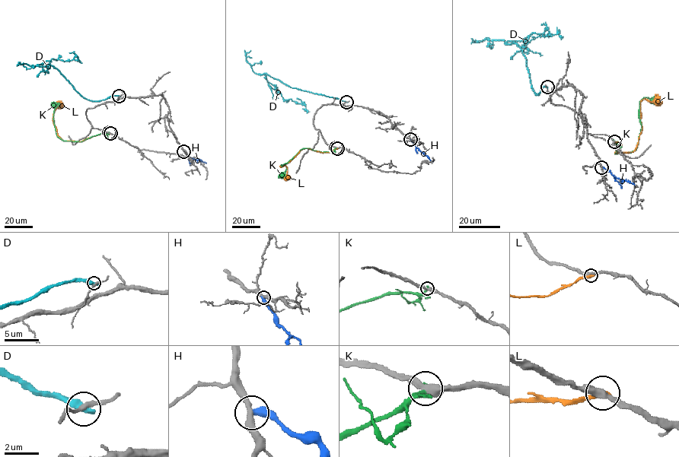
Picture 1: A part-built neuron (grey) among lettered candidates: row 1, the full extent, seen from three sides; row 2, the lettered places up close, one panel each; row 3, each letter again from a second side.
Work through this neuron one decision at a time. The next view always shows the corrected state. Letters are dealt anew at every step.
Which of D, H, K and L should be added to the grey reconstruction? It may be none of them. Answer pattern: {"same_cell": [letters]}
{"same_cell": []}

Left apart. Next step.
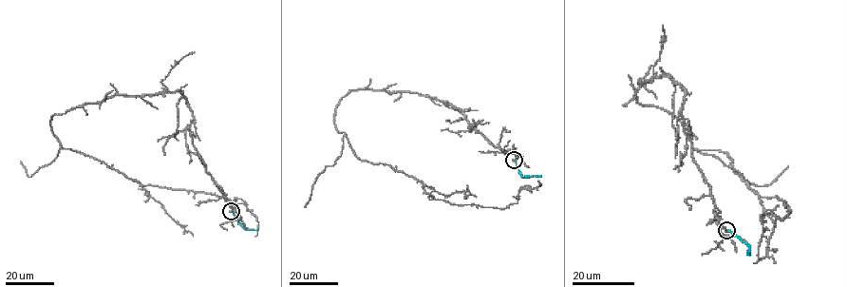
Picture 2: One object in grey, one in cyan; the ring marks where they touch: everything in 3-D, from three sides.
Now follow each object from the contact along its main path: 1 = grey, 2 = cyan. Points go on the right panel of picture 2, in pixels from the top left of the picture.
1: (726, 230), (685, 133), (684, 90), (638, 81), (640, 104), (785, 201), (781, 220), (761, 215), (753, 263)
2: (727, 230), (748, 246), (747, 254)

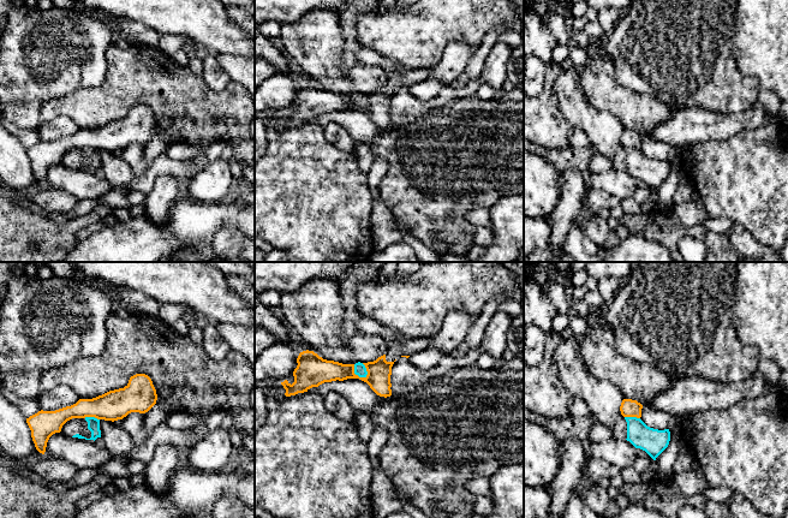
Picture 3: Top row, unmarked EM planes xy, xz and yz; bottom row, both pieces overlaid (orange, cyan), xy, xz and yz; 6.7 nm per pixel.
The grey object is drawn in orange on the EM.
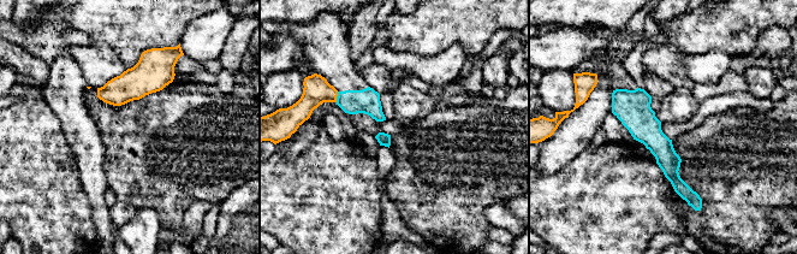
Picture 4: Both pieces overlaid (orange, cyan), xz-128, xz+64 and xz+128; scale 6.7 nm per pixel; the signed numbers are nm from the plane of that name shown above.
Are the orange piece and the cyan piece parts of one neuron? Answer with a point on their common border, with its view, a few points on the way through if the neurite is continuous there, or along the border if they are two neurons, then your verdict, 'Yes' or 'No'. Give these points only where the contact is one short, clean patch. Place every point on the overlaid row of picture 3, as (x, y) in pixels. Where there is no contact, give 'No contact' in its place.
Touches orange at xz (357, 375). Boundary: xz (353, 364), (356, 374), (366, 376). No

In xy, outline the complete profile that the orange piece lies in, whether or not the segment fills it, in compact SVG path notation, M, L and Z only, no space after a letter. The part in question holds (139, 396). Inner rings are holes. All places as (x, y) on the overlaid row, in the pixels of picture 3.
M136 374L124 388L92 399L79 399L76 404L55 411L41 410L26 418L26 423L36 449L44 454L49 437L60 433L62 425L72 418L95 417L114 422L131 412L148 412L156 400L157 394L151 379L145 374Z

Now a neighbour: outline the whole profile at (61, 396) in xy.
M59 385L38 395L38 404L43 411L55 411L71 406L79 400L78 394L66 385Z

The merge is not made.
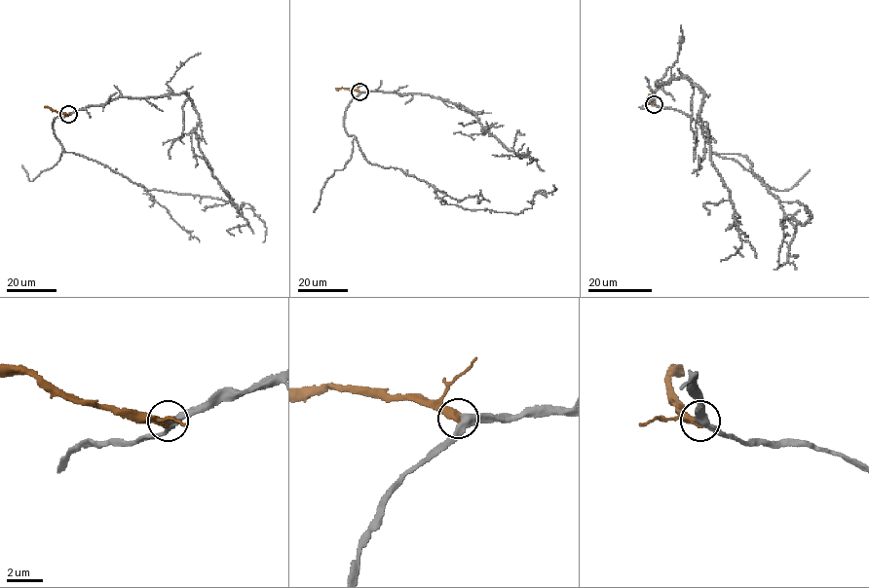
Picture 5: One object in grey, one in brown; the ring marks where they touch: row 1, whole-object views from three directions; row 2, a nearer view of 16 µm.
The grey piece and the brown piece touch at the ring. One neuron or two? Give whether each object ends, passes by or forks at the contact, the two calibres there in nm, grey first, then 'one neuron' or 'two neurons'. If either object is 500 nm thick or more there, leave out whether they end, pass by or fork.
grey passes by | brown ends | 360/440 nm | one neuron

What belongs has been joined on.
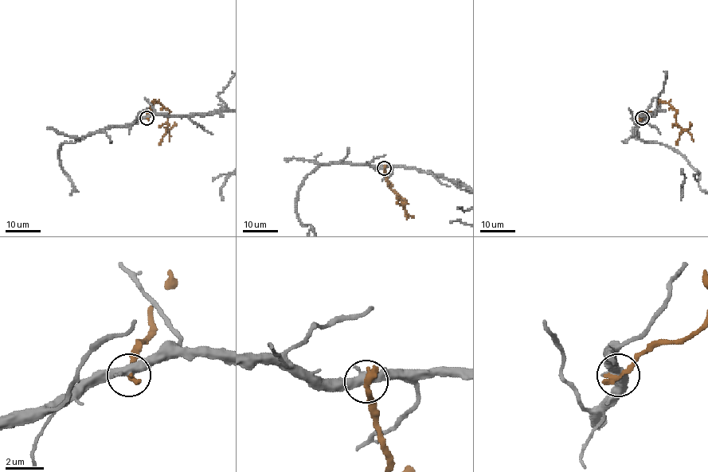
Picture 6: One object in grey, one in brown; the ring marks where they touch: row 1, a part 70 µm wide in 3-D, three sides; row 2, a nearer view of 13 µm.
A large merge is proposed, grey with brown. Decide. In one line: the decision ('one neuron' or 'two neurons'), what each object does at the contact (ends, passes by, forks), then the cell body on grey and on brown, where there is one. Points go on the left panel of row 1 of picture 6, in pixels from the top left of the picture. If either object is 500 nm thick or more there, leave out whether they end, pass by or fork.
two neurons; grey passes by; brown ends there; no cell body on grey; no cell body on brown

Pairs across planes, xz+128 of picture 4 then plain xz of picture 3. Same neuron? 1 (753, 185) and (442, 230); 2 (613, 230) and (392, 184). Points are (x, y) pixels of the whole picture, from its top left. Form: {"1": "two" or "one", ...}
{"1": "one", "2": "two"}

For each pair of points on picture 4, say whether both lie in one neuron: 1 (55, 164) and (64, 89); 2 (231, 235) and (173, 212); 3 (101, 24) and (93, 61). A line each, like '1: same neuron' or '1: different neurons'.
1: different neurons
2: different neurons
3: different neurons

